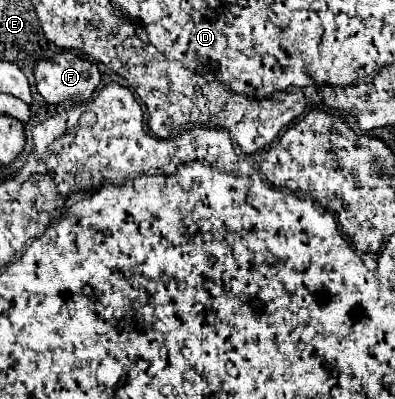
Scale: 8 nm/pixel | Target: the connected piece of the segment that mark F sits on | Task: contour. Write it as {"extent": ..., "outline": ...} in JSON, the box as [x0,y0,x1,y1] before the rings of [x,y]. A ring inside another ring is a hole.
{"extent":[33,52,101,104],"outline":[[[61,52],[61,54],[55,54],[53,58],[49,60],[41,60],[35,64],[33,68],[33,74],[35,74],[35,88],[37,92],[43,96],[45,102],[49,104],[59,104],[63,100],[87,100],[91,98],[93,90],[97,88],[101,76],[99,76],[99,70],[97,70],[97,64],[79,56],[77,52]]]}

